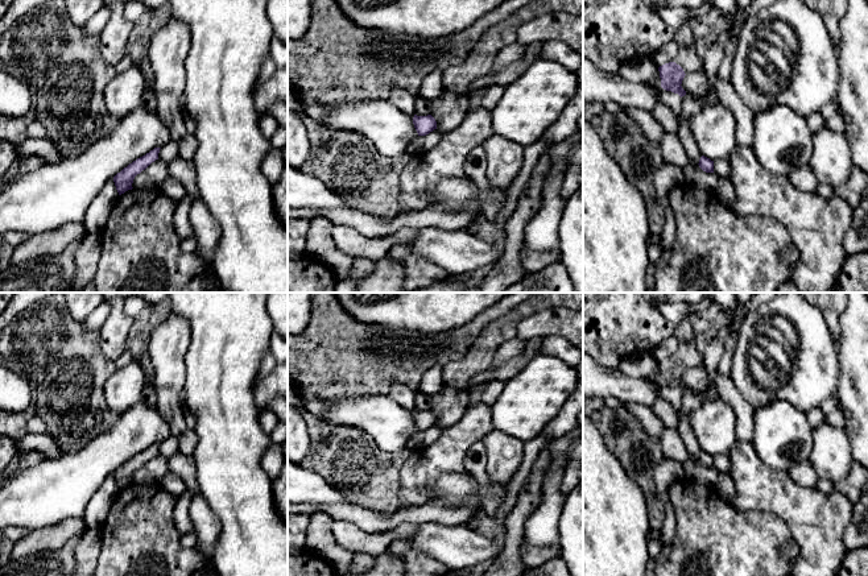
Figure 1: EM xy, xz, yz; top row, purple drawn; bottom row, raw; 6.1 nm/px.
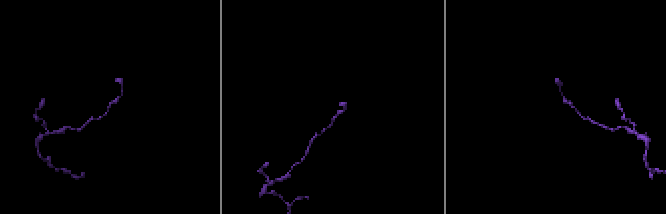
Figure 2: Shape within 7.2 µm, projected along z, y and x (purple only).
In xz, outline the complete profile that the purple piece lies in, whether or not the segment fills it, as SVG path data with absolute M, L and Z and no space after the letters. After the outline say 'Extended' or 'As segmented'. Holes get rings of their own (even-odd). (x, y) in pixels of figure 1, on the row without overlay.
M414 410L413 419L418 431L426 431L434 424L437 424L437 417L431 410L427 410L427 411Z. As segmented

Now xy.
M154 443L145 451L137 453L127 463L124 463L120 468L113 472L113 477L119 490L124 489L128 485L132 485L133 475L137 469L145 465L152 457L158 455L158 448L161 443Z. As segmented

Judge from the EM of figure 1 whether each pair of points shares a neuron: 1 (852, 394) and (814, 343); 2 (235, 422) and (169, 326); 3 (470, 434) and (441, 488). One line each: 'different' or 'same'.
1: different
2: different
3: different

